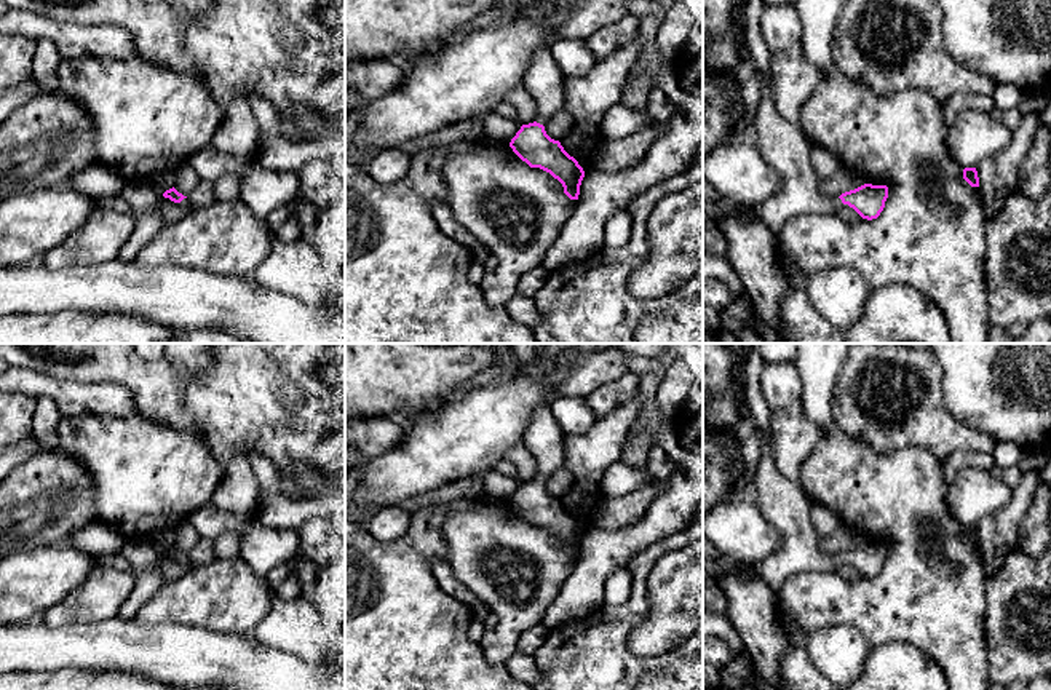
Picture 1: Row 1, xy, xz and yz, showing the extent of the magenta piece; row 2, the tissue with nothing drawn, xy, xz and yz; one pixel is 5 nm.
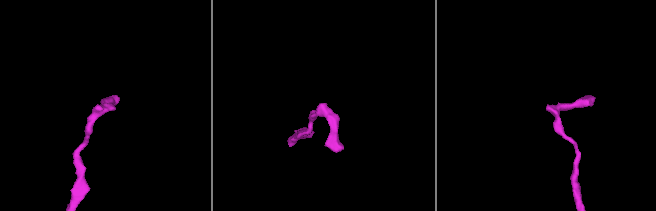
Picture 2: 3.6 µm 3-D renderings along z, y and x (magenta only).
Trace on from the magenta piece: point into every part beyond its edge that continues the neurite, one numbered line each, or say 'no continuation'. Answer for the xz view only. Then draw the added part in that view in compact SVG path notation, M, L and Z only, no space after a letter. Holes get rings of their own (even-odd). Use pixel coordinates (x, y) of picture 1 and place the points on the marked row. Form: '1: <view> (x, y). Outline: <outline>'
1: xz (543, 80). Outline: M549 48L533 54L522 86L538 105L537 123L546 126L551 117L564 107L564 73L553 59Z

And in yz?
1: yz (783, 144). Outline: M770 73L760 77L762 101L756 113L752 141L783 179L776 195L759 208L773 235L799 214L837 214L842 200L824 196L810 160L810 141L799 125L786 121L775 107Z

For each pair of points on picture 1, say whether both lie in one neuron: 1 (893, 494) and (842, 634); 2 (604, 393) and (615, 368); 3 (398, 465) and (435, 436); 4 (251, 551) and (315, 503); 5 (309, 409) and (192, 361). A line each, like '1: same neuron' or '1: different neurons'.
1: different neurons
2: different neurons
3: same neuron
4: different neurons
5: different neurons

